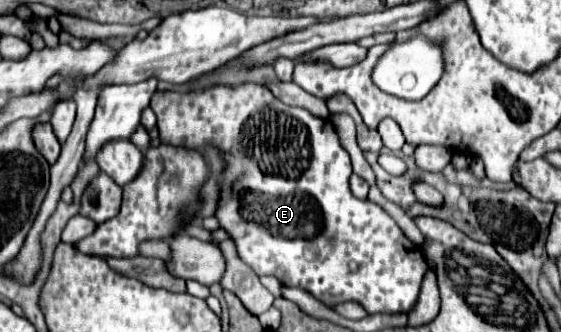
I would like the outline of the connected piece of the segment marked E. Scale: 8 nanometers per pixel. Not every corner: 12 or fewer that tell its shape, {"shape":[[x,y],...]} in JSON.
{"shape":[[253,83],[155,93],[221,147],[217,219],[257,275],[409,313],[429,269],[329,119]]}

